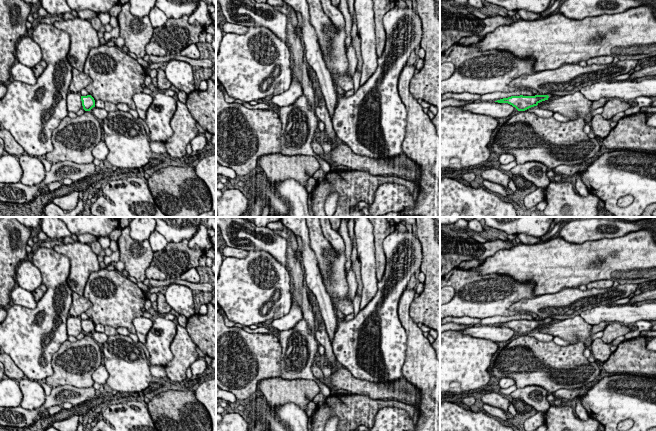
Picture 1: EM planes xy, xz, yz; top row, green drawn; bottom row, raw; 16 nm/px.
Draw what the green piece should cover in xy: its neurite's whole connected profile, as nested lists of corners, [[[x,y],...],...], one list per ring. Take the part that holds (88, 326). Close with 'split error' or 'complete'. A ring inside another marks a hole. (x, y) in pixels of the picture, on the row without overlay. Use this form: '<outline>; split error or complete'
[[[91,319],[81,320],[82,330],[85,335],[90,335],[95,331],[95,324]]]; complete

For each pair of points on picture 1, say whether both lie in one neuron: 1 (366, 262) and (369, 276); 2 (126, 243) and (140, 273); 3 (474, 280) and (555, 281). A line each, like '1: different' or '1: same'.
1: same
2: same
3: same

